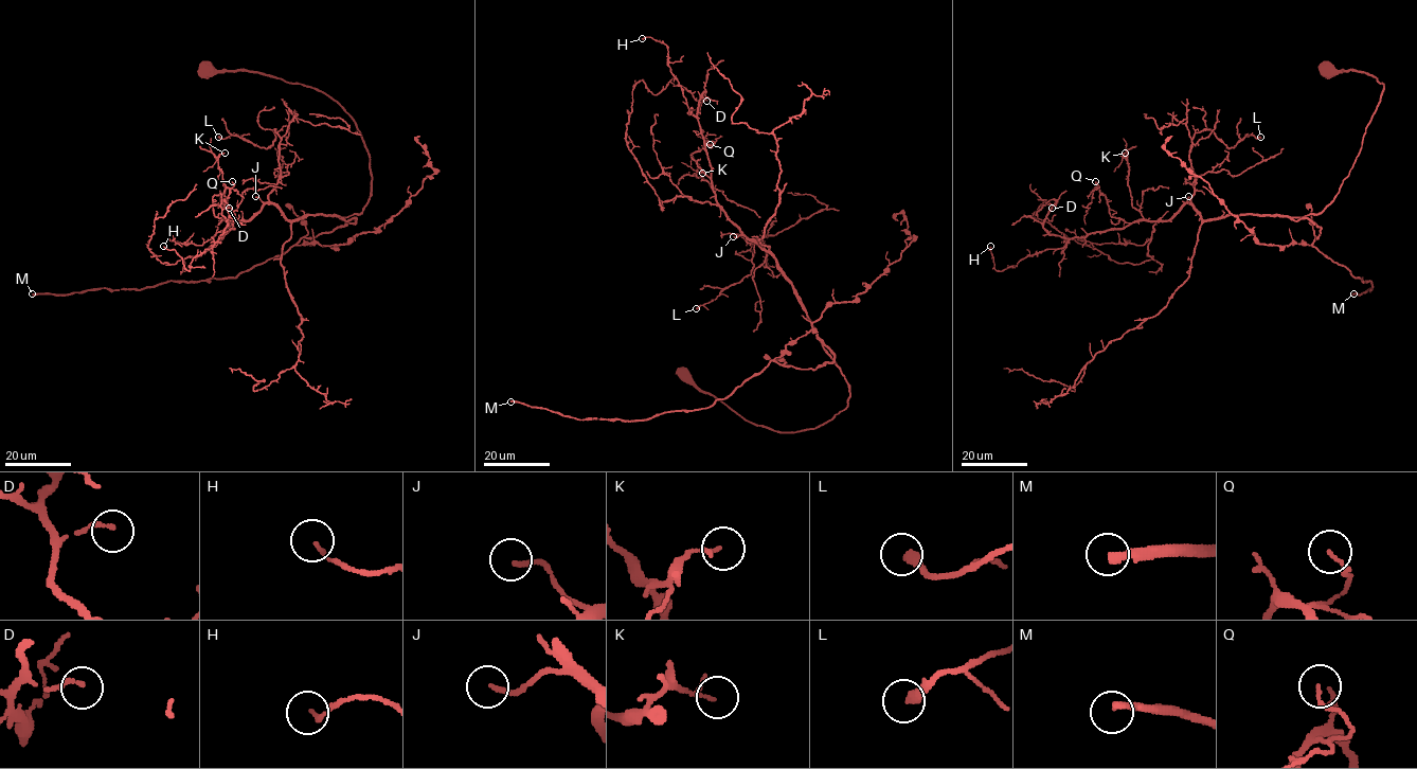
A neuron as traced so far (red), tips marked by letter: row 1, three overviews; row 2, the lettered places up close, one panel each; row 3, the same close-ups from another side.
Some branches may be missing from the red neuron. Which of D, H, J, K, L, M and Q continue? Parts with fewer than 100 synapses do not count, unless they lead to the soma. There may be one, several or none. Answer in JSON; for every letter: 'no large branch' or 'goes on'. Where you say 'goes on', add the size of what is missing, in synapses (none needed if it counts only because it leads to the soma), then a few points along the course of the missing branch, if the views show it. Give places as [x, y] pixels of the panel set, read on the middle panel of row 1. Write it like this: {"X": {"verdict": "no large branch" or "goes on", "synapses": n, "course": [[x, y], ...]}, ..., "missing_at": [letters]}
{"D": {"verdict": "no large branch"}, "H": {"verdict": "no large branch"}, "J": {"verdict": "no large branch"}, "K": {"verdict": "no large branch"}, "L": {"verdict": "no large branch"}, "M": {"verdict": "goes on", "synapses": 250}, "Q": {"verdict": "no large branch"}, "missing_at": ["M"]}

